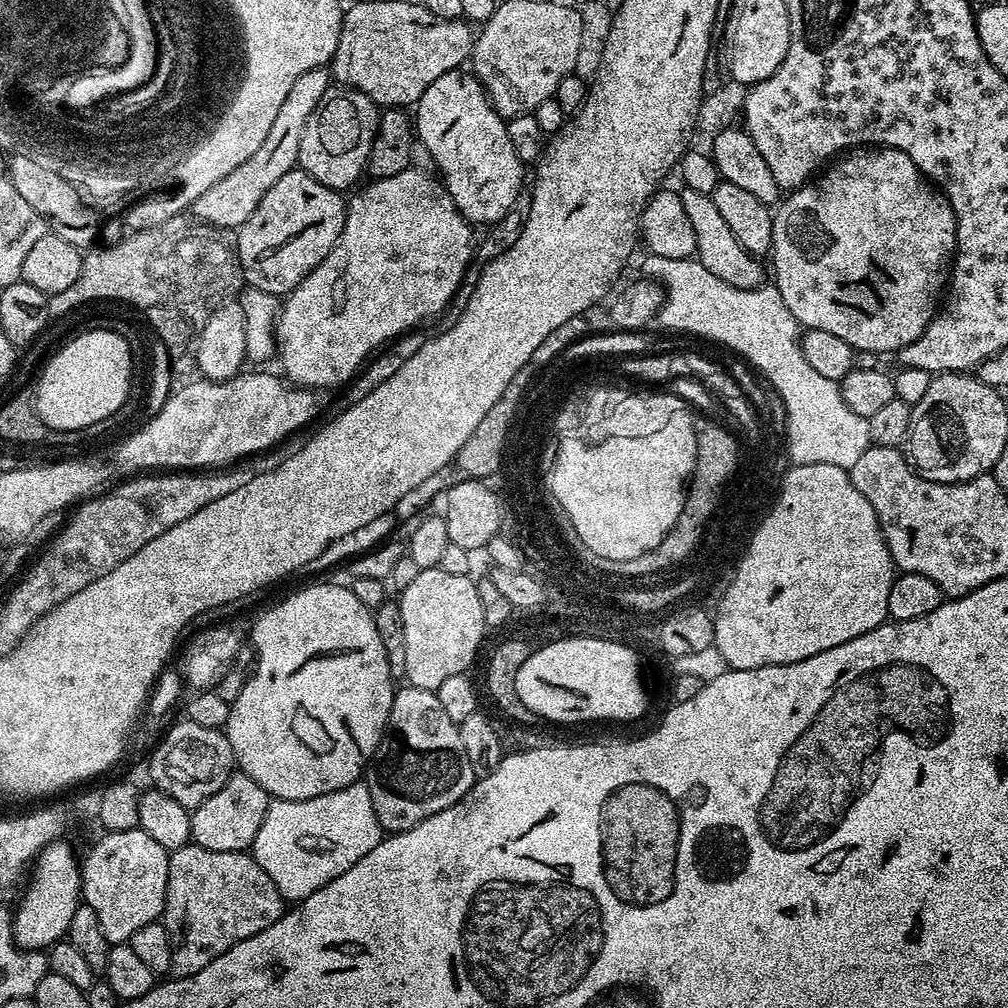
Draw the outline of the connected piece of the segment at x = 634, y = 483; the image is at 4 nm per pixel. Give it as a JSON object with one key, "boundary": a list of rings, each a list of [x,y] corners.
{"boundary":[[[678,418],[667,430],[660,430],[657,435],[642,438],[614,438],[612,444],[604,444],[604,448],[580,448],[580,444],[564,444],[563,450],[557,450],[556,460],[552,463],[550,483],[554,498],[561,504],[570,522],[576,520],[575,528],[580,528],[580,536],[583,540],[588,540],[588,545],[596,548],[596,552],[604,552],[604,556],[641,556],[654,550],[654,546],[658,546],[658,542],[662,542],[662,538],[674,526],[684,505],[686,485],[695,465],[696,425],[693,418]]]}

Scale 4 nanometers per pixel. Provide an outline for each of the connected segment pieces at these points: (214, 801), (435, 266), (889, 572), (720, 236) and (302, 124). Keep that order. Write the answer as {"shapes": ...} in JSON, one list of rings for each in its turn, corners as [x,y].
{"shapes":[[[[233,774],[218,790],[218,794],[210,794],[206,802],[197,808],[191,809],[192,814],[192,839],[191,843],[202,846],[206,850],[219,852],[248,852],[254,838],[262,826],[262,818],[266,818],[266,810],[270,797],[254,778],[243,774]]],[[[413,166],[402,170],[402,174],[394,174],[390,178],[368,182],[368,185],[353,200],[349,199],[347,201],[342,234],[330,250],[330,254],[326,258],[322,258],[322,262],[317,268],[293,292],[283,297],[274,321],[274,331],[278,360],[280,356],[280,364],[284,367],[285,373],[283,372],[283,375],[293,385],[309,390],[321,390],[320,388],[332,388],[335,384],[338,384],[337,386],[348,384],[361,371],[362,365],[373,353],[383,349],[389,342],[403,336],[409,330],[420,326],[416,324],[422,323],[423,320],[428,320],[431,316],[439,317],[453,300],[453,296],[463,282],[464,272],[467,271],[474,260],[474,238],[472,240],[474,228],[460,213],[458,206],[454,206],[454,198],[450,198],[450,194],[444,189],[443,183],[431,171],[429,171],[430,173],[424,171],[428,170],[421,170],[419,167]]],[[[798,464],[785,471],[780,486],[780,497],[771,505],[765,524],[758,526],[756,540],[750,542],[748,556],[742,558],[740,572],[734,574],[732,588],[726,592],[724,609],[718,614],[716,623],[718,642],[714,646],[722,654],[722,658],[726,658],[728,667],[732,670],[754,670],[762,666],[802,662],[806,658],[814,658],[814,654],[822,654],[822,650],[842,646],[842,642],[850,642],[850,638],[858,638],[889,619],[888,603],[890,586],[894,579],[894,565],[890,558],[890,550],[884,541],[880,523],[874,514],[874,506],[870,506],[870,502],[866,502],[866,494],[862,494],[862,490],[854,486],[849,469],[825,464]]],[[[681,187],[679,193],[682,198],[682,206],[686,209],[686,214],[690,218],[694,230],[695,259],[699,260],[702,266],[706,266],[706,270],[710,270],[710,274],[722,278],[722,282],[730,282],[730,286],[738,286],[738,290],[761,287],[765,283],[765,265],[763,268],[760,265],[761,261],[751,252],[747,252],[742,246],[742,242],[738,242],[738,238],[734,238],[734,234],[730,230],[730,226],[726,226],[722,214],[718,214],[718,206],[714,206],[712,197],[698,194],[698,190],[690,190],[686,187]]],[[[327,67],[306,70],[306,74],[298,77],[286,94],[286,102],[278,106],[278,114],[270,126],[270,134],[266,134],[265,140],[258,146],[258,151],[250,158],[246,158],[246,162],[242,162],[238,170],[230,170],[226,178],[214,182],[214,186],[210,186],[210,190],[206,190],[202,198],[193,202],[191,211],[195,219],[206,224],[215,224],[217,228],[225,230],[239,230],[246,222],[246,218],[254,214],[258,202],[266,198],[266,190],[270,190],[270,186],[274,186],[274,182],[278,182],[282,174],[291,172],[297,167],[302,146],[302,130],[306,130],[310,114],[314,114],[318,102],[333,84]]]]}

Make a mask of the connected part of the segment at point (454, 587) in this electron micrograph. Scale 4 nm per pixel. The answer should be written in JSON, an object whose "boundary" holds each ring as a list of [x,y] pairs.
{"boundary":[[[425,568],[418,578],[399,593],[398,603],[402,614],[402,626],[406,626],[406,670],[404,676],[413,688],[436,689],[450,678],[450,674],[468,672],[472,659],[484,640],[486,625],[482,618],[482,602],[478,602],[476,580],[471,575],[446,574],[441,568]]]}

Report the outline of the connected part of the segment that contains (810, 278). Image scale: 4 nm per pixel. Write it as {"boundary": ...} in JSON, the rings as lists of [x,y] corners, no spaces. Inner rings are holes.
{"boundary":[[[861,146],[841,155],[835,163],[825,167],[822,174],[817,175],[815,180],[789,191],[788,200],[787,196],[781,199],[775,209],[772,218],[772,250],[770,253],[770,259],[772,259],[770,272],[771,275],[772,272],[776,275],[774,287],[782,294],[782,302],[786,302],[790,314],[794,314],[794,318],[805,329],[827,330],[829,334],[842,338],[842,342],[846,342],[860,354],[864,352],[899,353],[901,348],[910,346],[910,342],[917,340],[927,330],[928,323],[938,311],[942,293],[950,279],[950,269],[956,250],[956,219],[952,204],[943,192],[934,187],[933,181],[929,180],[918,166],[914,166],[911,158],[897,148]]]}

